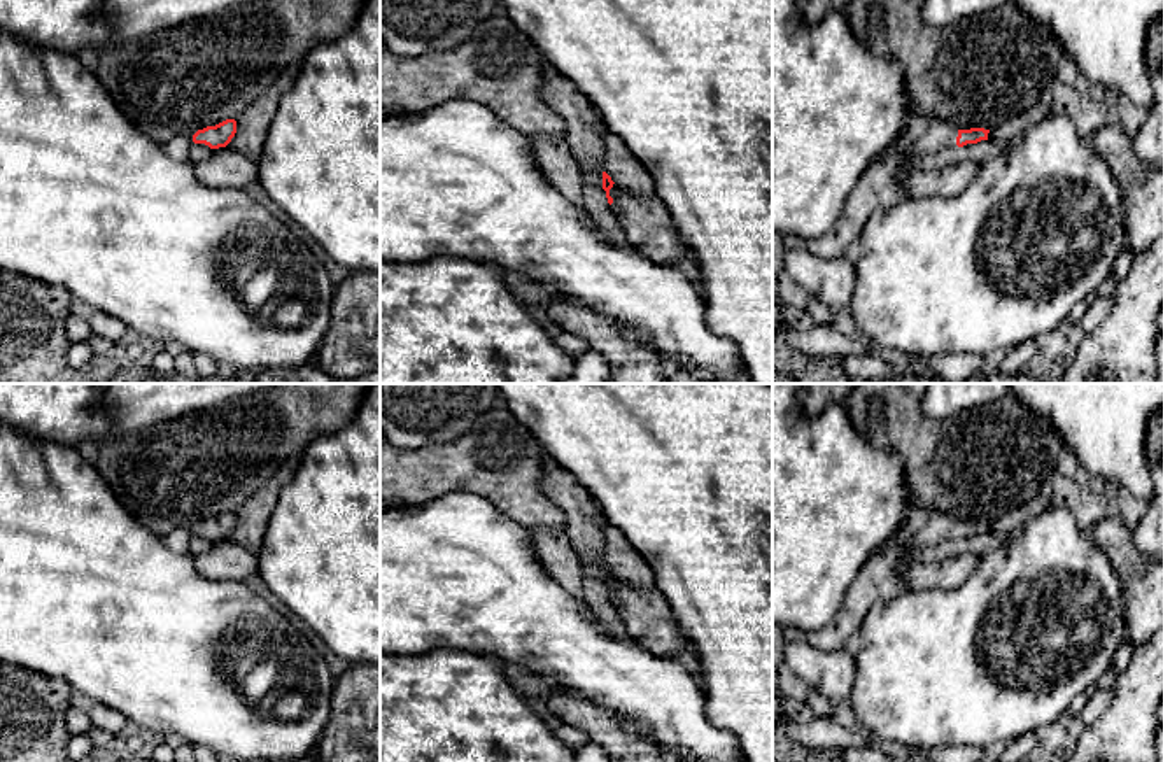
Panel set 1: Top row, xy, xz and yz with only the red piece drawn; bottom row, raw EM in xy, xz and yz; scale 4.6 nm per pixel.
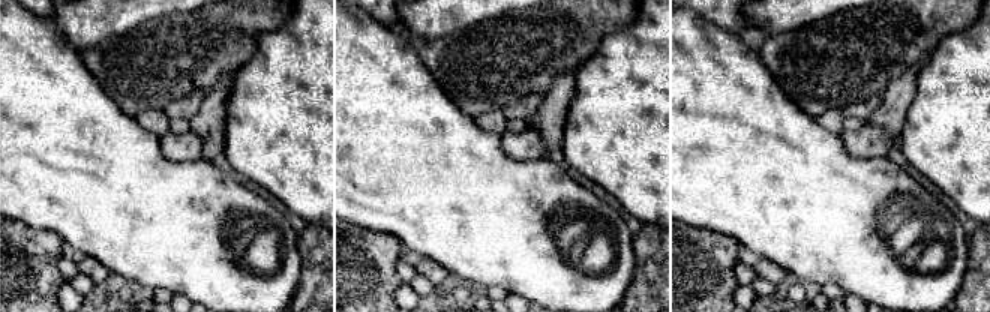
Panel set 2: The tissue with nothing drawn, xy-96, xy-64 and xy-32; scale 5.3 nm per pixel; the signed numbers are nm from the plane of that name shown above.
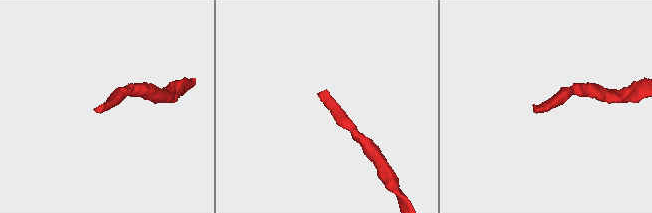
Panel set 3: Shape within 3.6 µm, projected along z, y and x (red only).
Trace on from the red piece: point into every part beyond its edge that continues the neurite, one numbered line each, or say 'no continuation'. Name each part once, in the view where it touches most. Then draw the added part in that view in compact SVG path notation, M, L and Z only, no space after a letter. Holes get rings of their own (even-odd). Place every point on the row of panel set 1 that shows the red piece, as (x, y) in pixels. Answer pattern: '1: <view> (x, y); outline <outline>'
1: yz (923, 135); outline M913 116L890 151L916 159L942 147L955 147L956 137L958 130L953 124L925 116Z

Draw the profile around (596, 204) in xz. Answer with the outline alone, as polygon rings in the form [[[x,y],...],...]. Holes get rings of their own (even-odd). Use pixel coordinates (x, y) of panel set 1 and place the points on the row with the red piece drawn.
[[[589,163],[582,168],[583,173],[583,194],[585,194],[585,210],[592,217],[597,228],[606,231],[618,247],[629,247],[631,243],[624,236],[603,189],[603,172],[597,168],[597,163]]]

